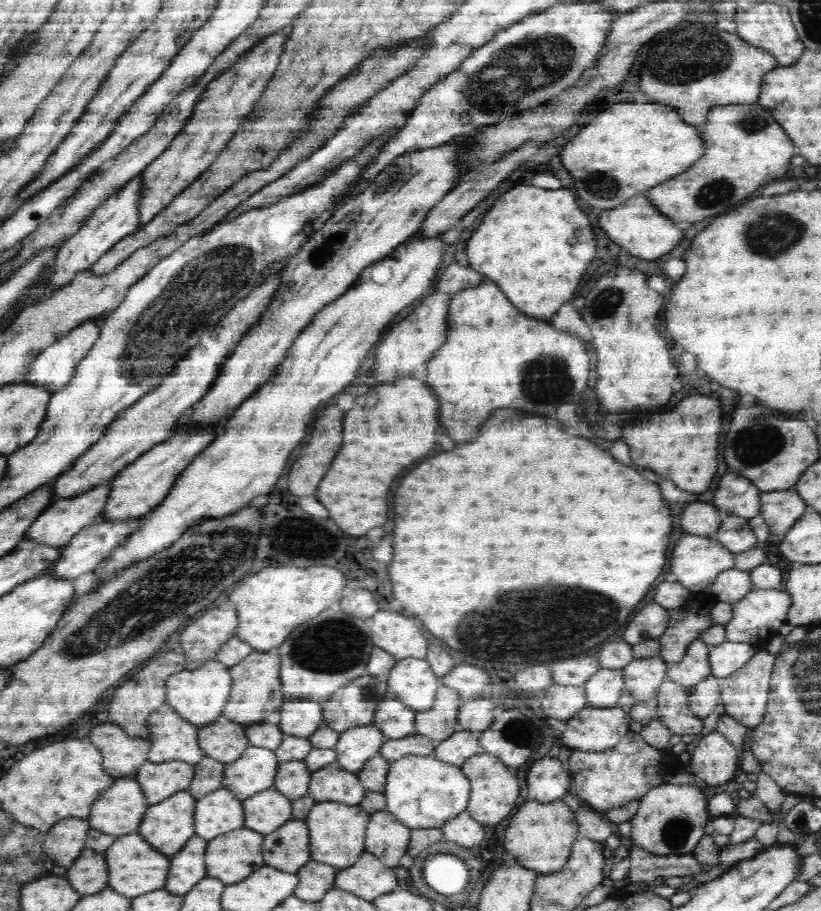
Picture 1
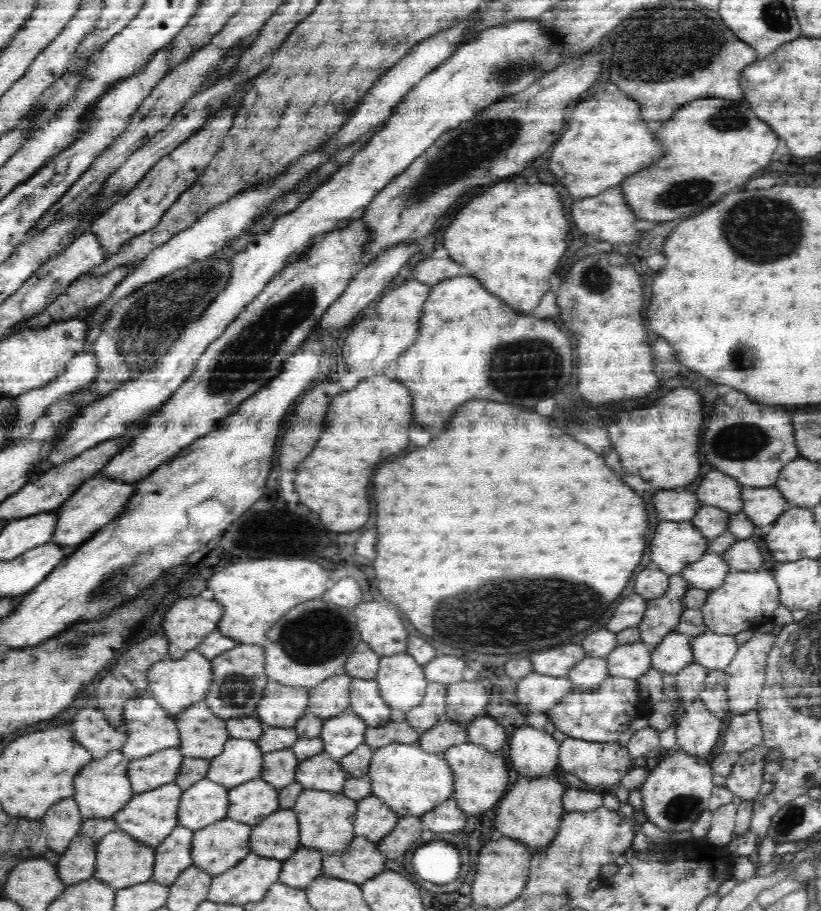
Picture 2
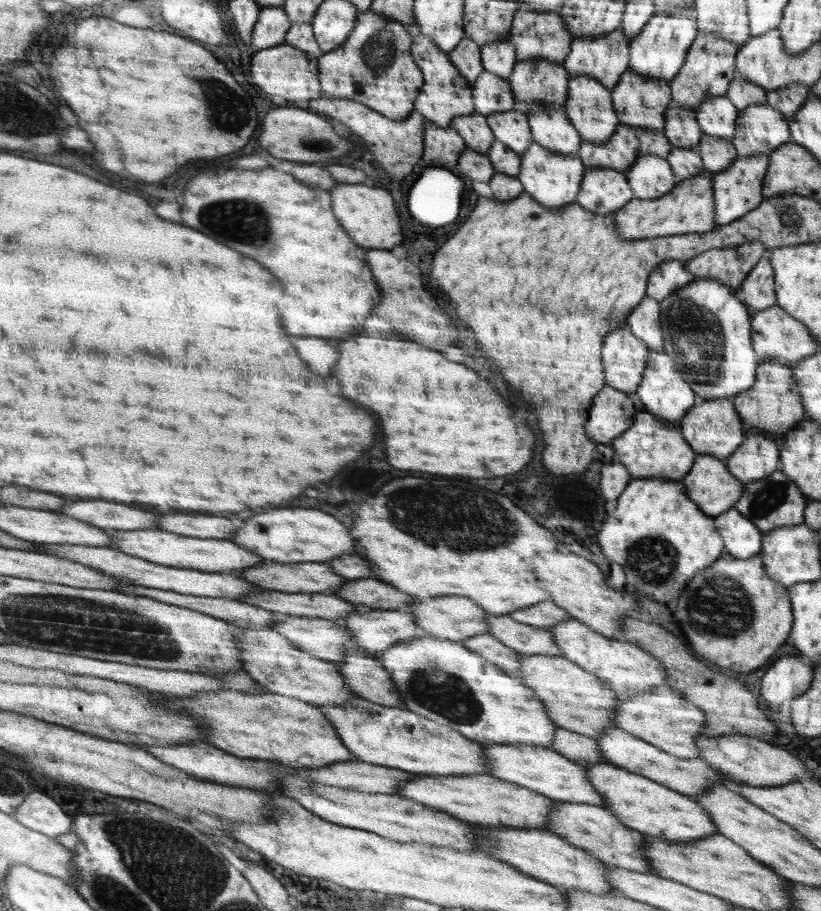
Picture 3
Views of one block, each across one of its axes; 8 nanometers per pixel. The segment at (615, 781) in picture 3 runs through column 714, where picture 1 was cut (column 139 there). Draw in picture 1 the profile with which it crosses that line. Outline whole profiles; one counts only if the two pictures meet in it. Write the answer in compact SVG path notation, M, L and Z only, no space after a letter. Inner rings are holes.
M180 790L162 802L149 805L137 832L157 851L169 858L195 836L196 799L189 790Z

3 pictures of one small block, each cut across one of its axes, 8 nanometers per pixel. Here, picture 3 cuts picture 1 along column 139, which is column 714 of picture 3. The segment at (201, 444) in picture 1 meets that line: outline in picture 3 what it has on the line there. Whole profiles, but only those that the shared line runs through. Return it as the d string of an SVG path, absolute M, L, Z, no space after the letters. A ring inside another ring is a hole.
M700 455L694 468L680 481L690 500L712 517L734 508L744 492L742 482L730 474L725 460L714 456Z

